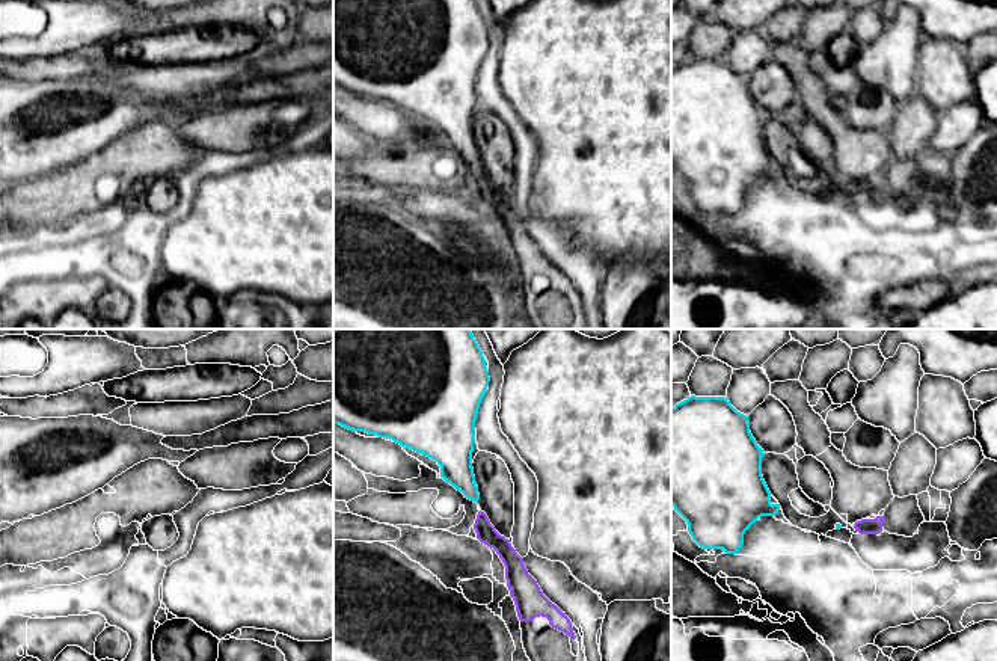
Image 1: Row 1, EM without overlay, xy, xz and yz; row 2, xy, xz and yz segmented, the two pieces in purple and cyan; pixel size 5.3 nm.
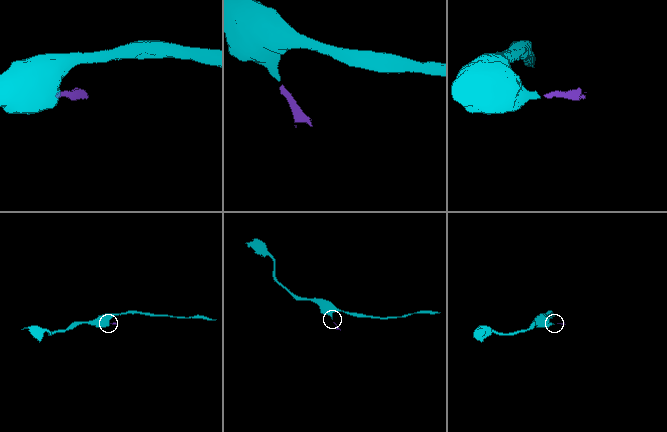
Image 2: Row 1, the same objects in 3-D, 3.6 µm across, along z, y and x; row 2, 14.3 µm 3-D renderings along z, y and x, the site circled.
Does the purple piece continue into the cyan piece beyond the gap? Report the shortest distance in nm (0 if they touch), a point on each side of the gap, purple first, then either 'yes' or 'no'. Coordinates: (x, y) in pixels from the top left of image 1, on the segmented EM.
40 nm | xz (480, 510), (477, 503) | yes

